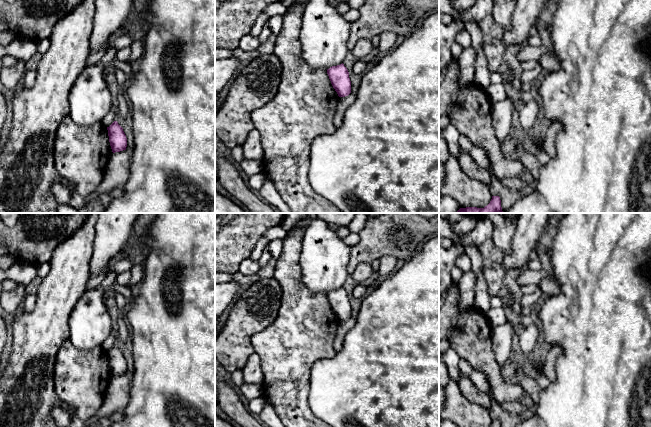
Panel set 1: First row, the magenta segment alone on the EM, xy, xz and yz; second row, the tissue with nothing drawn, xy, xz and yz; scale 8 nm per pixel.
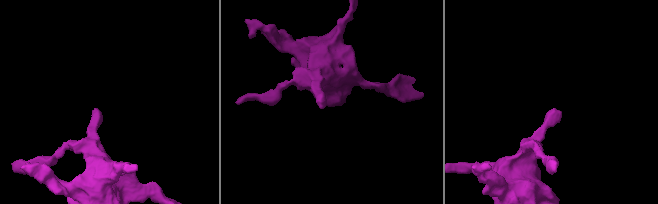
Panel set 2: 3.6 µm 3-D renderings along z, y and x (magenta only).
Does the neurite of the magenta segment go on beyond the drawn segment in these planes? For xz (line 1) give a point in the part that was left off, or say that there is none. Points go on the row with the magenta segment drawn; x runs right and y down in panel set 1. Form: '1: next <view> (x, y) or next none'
1: next none

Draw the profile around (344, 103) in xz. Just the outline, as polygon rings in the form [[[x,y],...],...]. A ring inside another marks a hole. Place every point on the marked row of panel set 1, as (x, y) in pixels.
[[[350,93],[348,96],[339,98],[337,109],[333,118],[333,124],[336,129],[342,125],[345,112],[353,104],[354,101],[355,95],[352,93]]]

